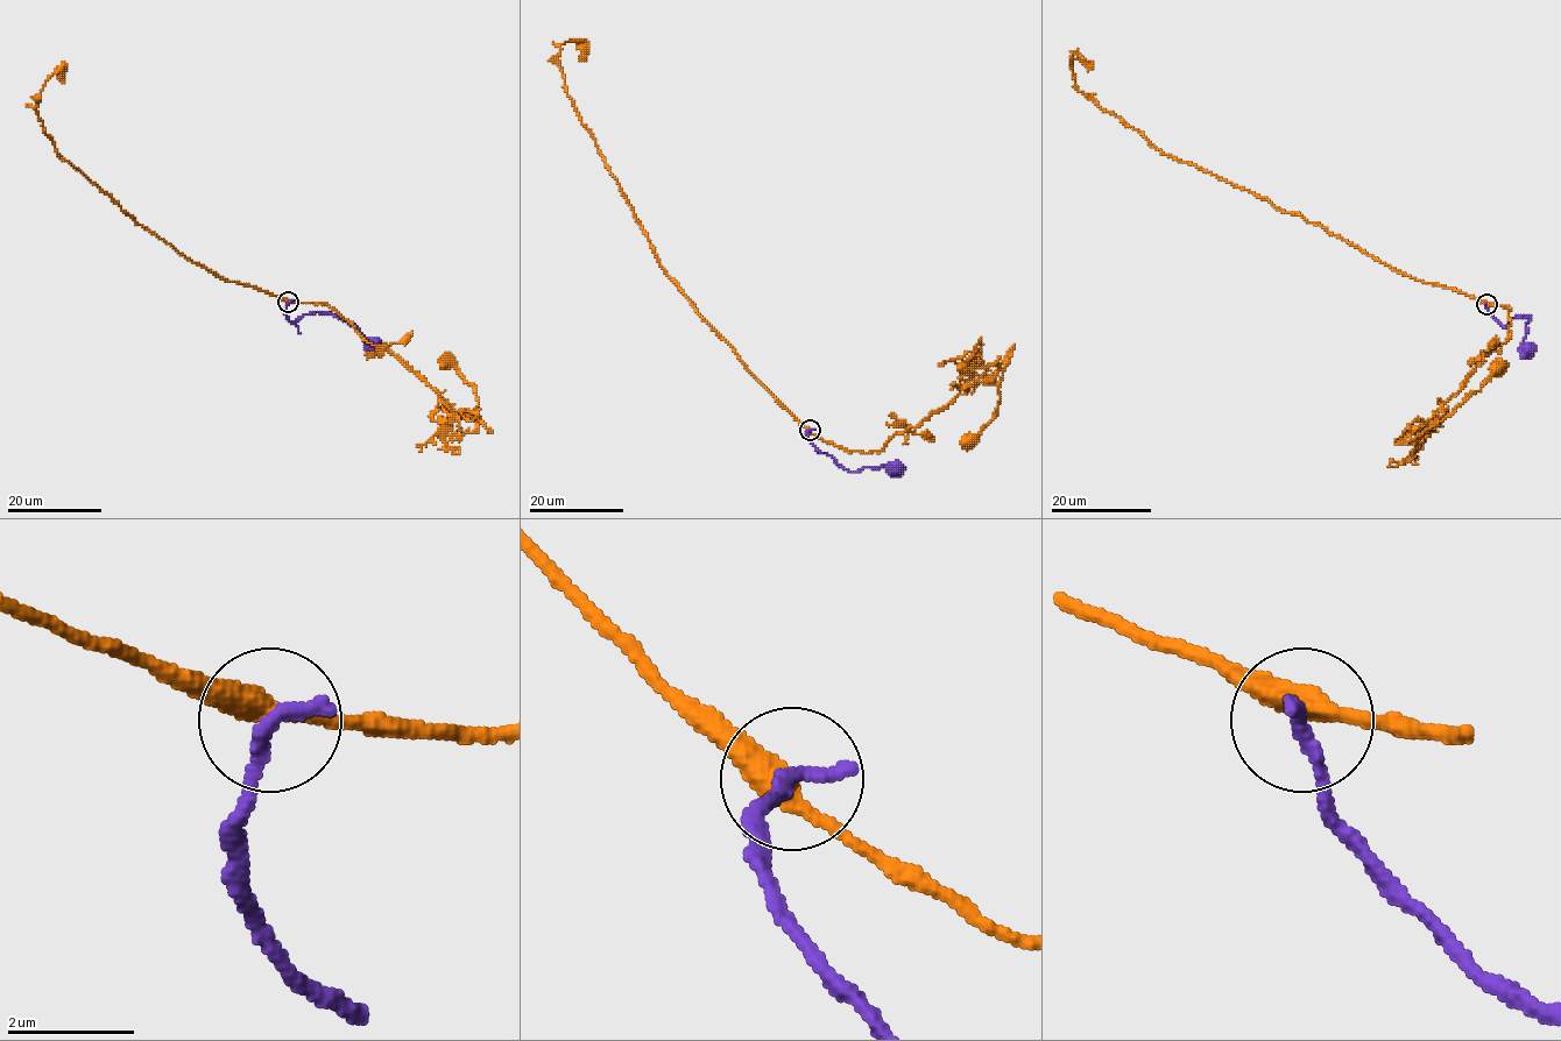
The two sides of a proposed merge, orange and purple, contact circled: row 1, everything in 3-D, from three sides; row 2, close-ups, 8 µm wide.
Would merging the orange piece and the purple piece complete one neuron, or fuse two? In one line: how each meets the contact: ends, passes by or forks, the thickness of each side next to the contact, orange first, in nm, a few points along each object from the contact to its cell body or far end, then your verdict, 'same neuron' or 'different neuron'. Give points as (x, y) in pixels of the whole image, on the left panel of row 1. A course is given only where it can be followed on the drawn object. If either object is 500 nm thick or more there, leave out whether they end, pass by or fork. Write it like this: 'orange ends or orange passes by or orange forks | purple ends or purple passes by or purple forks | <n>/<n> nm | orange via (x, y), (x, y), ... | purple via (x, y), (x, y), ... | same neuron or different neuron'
orange passes by | purple ends | 360/300 nm | orange via (288, 301), (329, 305), (371, 344), (416, 372), (452, 412), (477, 411), (475, 388), (447, 362) | purple via (288, 302), (285, 316), (294, 323), (309, 313), (333, 313), (352, 323), (372, 346) | different neuron

